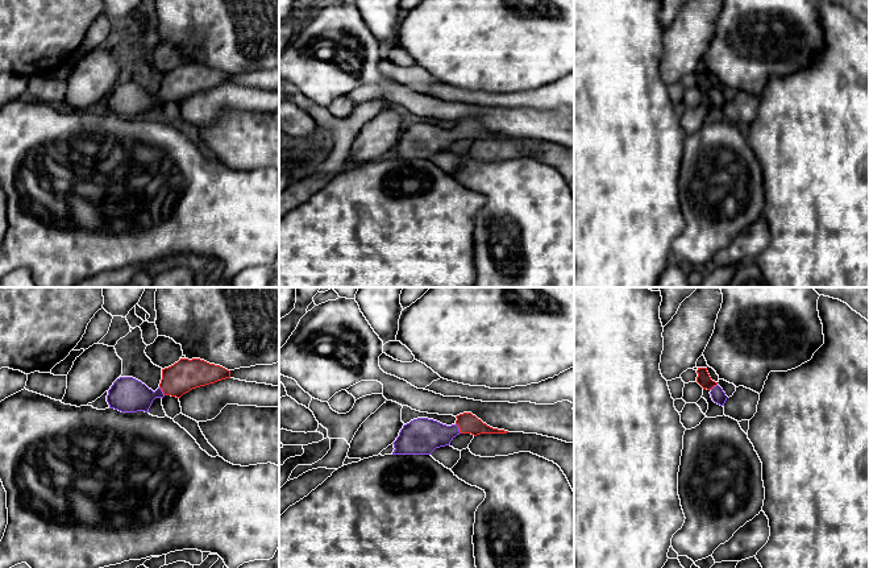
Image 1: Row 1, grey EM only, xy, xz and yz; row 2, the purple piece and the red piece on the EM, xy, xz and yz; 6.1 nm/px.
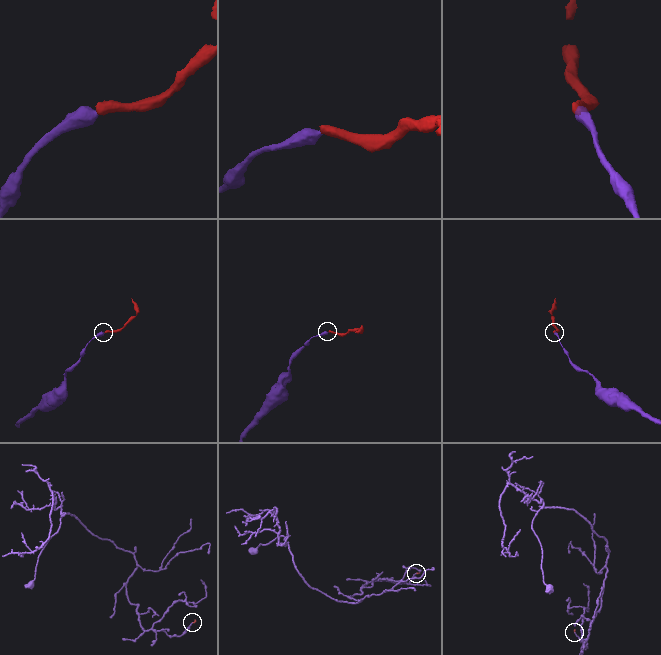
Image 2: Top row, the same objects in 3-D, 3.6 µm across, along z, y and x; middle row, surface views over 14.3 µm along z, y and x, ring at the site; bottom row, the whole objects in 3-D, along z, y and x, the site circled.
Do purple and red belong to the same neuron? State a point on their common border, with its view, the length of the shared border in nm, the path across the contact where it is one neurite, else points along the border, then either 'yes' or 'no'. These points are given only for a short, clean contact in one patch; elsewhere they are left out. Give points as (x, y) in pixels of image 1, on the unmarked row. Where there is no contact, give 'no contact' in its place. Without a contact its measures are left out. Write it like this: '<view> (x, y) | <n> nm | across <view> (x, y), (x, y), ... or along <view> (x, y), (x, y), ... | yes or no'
xz (458, 133) | 70 nm | across xz (420, 141), (445, 139), (458, 133), (468, 128) | yes

